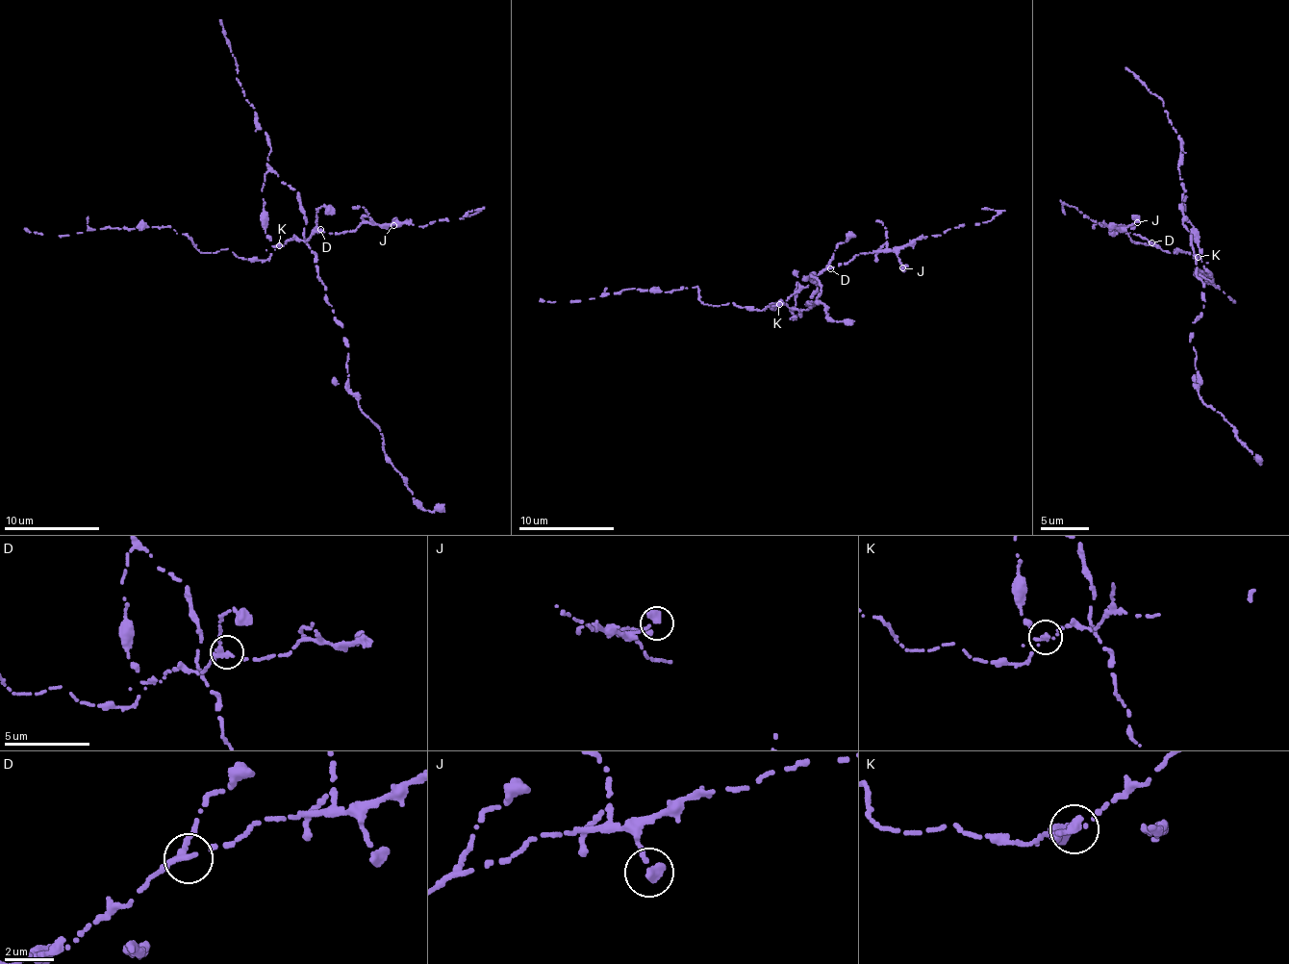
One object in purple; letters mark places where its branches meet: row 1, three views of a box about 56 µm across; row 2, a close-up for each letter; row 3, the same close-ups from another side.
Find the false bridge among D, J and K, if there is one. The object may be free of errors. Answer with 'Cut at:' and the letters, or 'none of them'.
Cut at: K

